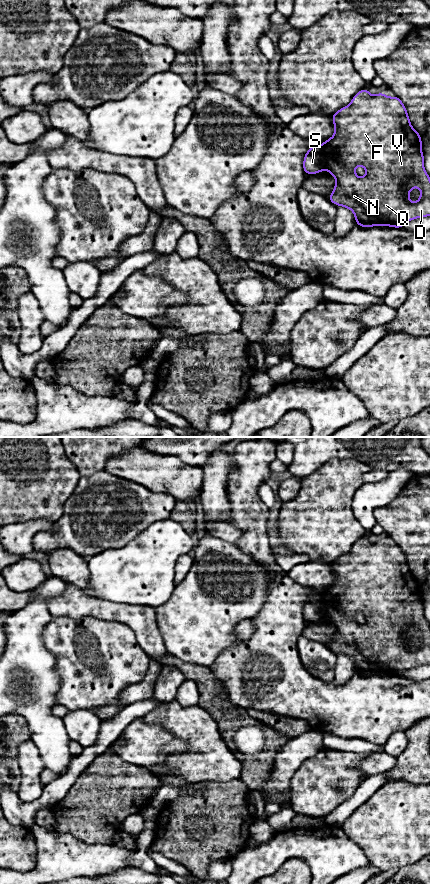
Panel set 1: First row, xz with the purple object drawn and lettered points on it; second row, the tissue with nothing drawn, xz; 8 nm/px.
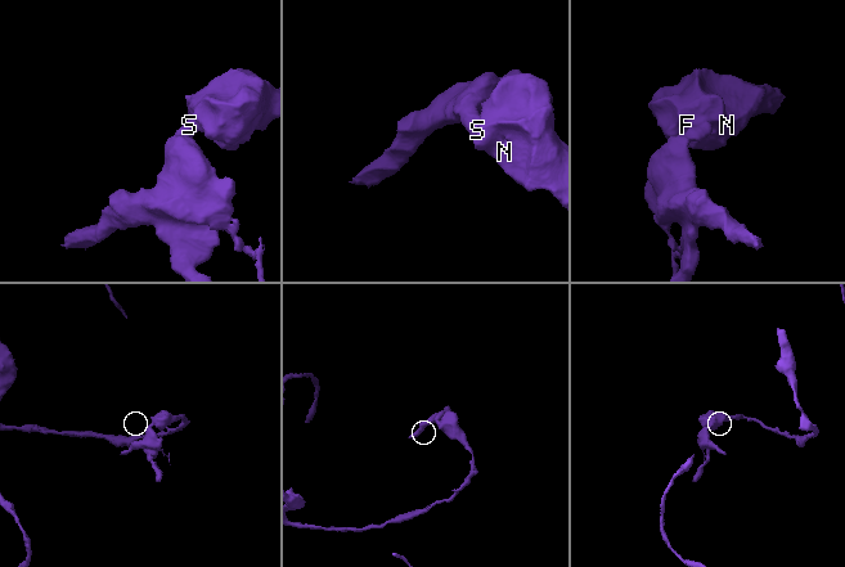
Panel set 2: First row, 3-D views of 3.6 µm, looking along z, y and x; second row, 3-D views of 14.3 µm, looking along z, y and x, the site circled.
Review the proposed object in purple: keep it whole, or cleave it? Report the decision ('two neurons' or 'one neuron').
two neurons

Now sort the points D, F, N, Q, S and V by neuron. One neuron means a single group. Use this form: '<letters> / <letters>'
D F N Q V / S

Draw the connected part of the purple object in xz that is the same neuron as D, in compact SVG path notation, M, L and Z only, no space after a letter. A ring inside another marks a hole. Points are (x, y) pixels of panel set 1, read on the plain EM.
M366 536L359 539L351 551L332 563L334 583L321 592L323 618L329 619L336 628L329 648L336 654L344 654L353 659L357 673L361 675L390 674L402 676L413 667L430 664L430 625L424 617L424 604L420 582L411 574L409 563L402 549L388 545L382 540L371 543ZM357 614L363 614L366 623L359 626L355 622ZM418 635L420 646L412 651L409 640Z

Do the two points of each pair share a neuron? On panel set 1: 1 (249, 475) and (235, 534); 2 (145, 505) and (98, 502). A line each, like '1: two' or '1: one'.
1: two
2: one

